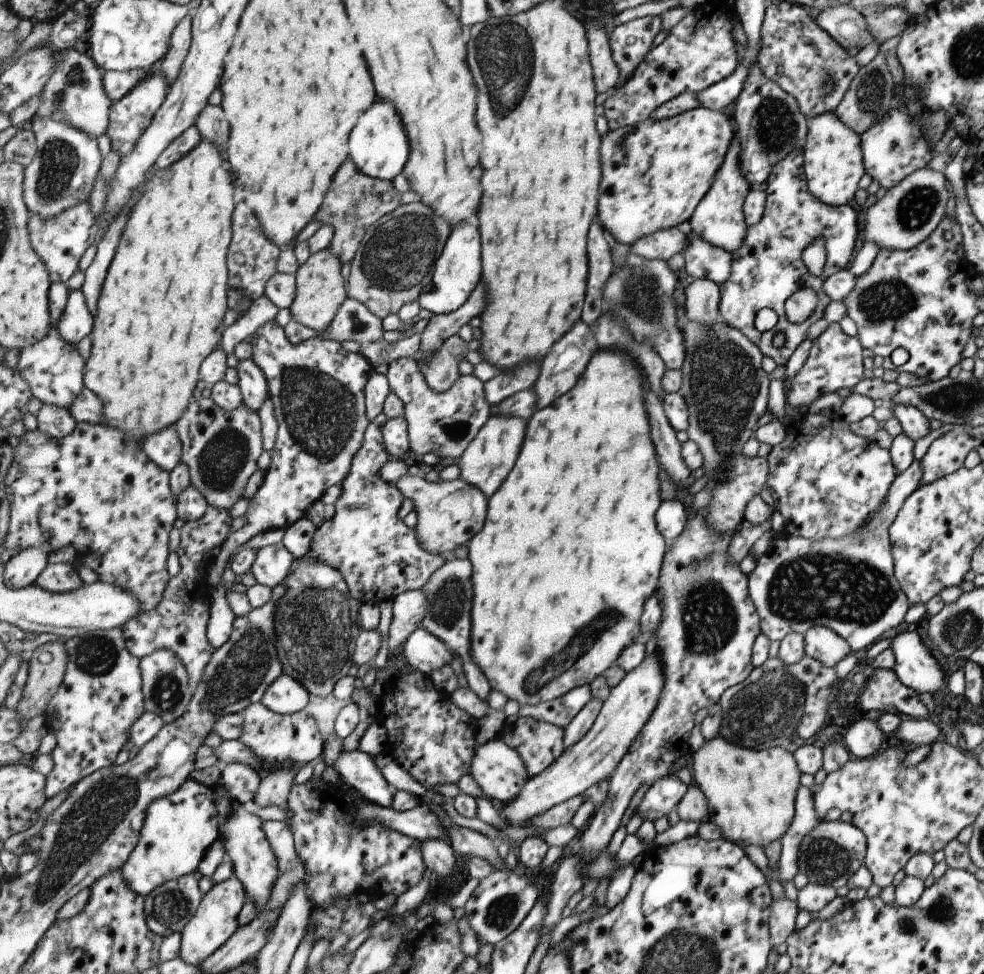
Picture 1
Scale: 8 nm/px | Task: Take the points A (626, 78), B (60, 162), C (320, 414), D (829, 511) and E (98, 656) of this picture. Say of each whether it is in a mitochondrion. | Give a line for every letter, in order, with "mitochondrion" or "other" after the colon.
A: other
B: mitochondrion
C: mitochondrion
D: mitochondrion
E: mitochondrion

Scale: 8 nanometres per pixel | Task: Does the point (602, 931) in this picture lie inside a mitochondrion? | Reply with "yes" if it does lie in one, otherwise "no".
no

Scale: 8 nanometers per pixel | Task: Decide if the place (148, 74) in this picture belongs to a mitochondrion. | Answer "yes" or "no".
no

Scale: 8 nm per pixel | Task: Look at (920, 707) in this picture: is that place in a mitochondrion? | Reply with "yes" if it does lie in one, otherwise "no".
no

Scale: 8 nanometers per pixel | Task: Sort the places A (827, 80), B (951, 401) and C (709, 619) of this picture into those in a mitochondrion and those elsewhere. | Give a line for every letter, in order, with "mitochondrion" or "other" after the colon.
A: mitochondrion
B: mitochondrion
C: mitochondrion

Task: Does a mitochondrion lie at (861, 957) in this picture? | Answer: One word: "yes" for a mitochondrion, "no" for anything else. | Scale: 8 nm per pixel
no

